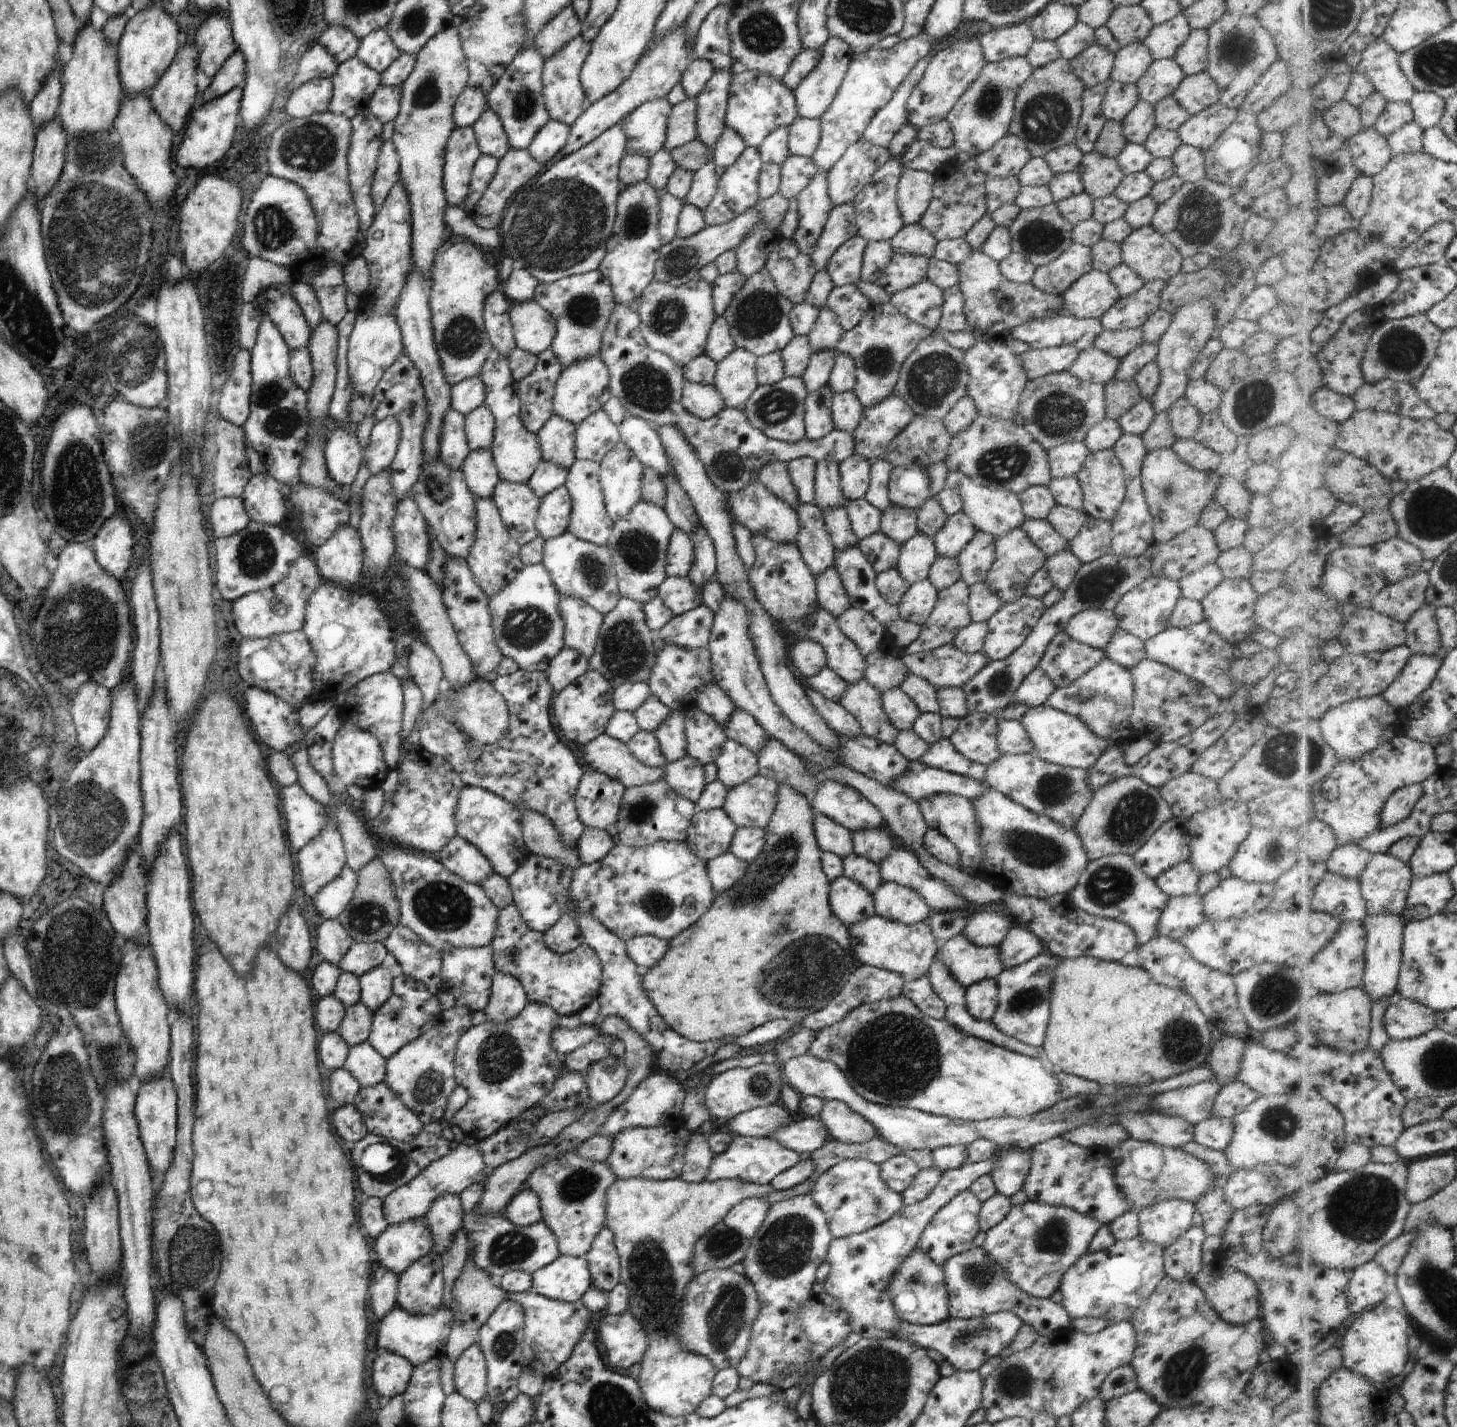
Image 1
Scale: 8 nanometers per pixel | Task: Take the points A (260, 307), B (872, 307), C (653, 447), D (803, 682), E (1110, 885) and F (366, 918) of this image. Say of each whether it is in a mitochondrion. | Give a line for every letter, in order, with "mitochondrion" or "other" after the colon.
A: other
B: other
C: other
D: other
E: mitochondrion
F: mitochondrion

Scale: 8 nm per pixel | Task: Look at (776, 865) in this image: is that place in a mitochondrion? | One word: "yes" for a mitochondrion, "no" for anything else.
yes

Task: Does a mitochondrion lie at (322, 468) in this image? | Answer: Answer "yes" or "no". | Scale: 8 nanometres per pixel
no

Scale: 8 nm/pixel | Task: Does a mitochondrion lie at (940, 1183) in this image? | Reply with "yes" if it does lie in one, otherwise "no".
no

